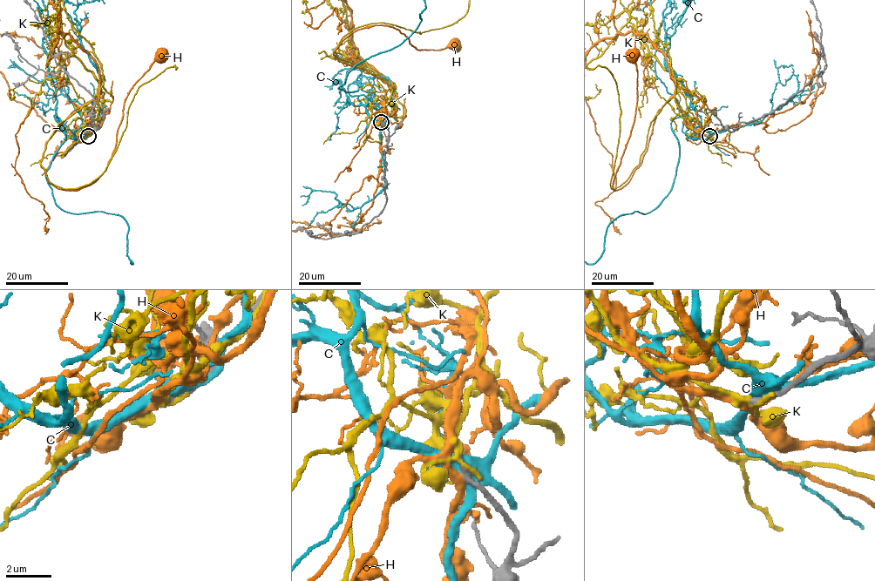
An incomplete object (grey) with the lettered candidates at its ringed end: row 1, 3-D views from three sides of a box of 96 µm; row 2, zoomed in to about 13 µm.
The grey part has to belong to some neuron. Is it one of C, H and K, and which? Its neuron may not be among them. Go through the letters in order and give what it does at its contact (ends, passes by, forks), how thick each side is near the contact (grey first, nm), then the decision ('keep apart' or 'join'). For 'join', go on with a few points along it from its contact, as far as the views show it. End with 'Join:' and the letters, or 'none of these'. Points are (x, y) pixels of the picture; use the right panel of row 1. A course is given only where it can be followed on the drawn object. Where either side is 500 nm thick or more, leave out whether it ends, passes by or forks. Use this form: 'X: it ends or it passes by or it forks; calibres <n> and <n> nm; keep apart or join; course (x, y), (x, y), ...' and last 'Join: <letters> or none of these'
C: calibres 320 and 500 nm; keep apart
H: it passes by; calibres 320 and 320 nm; keep apart
K: it passes by; calibres 320 and 190 nm; join; course (710, 136), (676, 91), (612, 189), (616, 84), (600, 66)
Join: K

